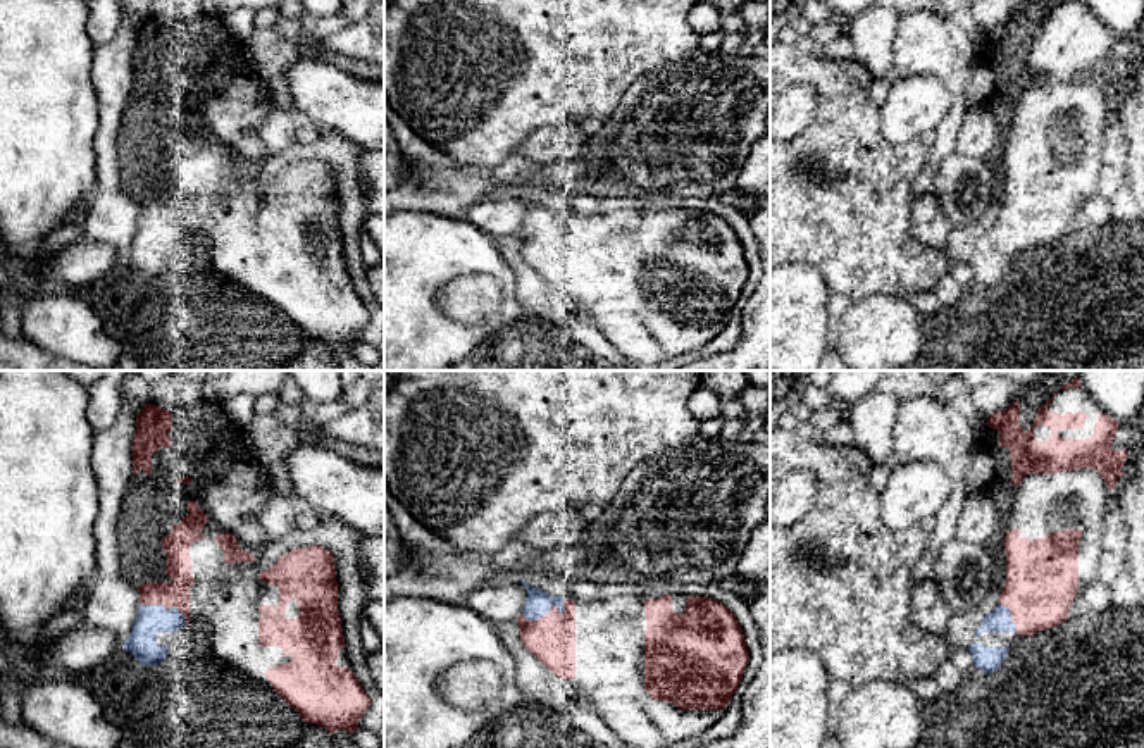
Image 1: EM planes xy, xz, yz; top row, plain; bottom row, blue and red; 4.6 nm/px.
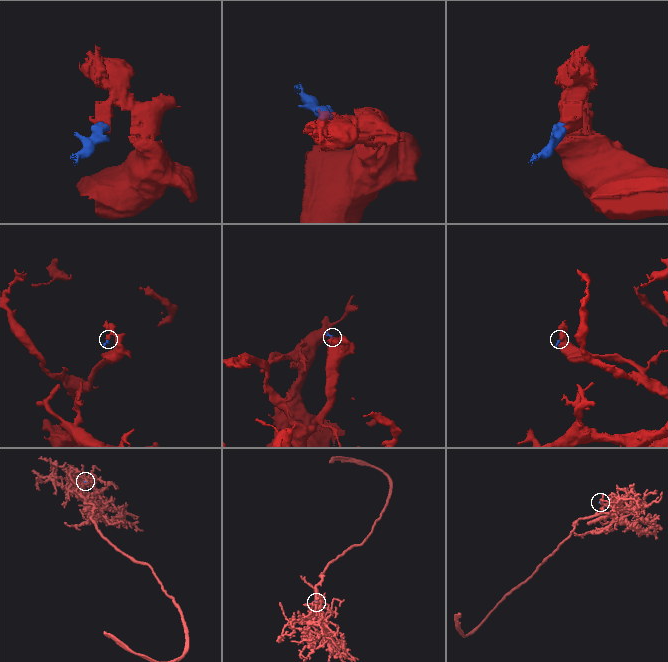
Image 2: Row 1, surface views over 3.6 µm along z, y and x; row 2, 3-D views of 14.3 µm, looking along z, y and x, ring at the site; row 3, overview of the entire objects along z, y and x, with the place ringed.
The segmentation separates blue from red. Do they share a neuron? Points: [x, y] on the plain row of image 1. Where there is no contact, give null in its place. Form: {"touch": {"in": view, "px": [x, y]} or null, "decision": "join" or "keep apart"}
{"touch": {"in": "xz", "px": [548, 224]}, "decision": "join"}

